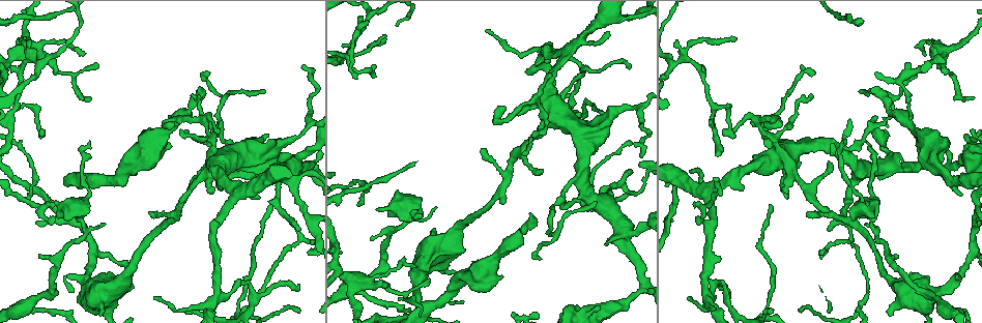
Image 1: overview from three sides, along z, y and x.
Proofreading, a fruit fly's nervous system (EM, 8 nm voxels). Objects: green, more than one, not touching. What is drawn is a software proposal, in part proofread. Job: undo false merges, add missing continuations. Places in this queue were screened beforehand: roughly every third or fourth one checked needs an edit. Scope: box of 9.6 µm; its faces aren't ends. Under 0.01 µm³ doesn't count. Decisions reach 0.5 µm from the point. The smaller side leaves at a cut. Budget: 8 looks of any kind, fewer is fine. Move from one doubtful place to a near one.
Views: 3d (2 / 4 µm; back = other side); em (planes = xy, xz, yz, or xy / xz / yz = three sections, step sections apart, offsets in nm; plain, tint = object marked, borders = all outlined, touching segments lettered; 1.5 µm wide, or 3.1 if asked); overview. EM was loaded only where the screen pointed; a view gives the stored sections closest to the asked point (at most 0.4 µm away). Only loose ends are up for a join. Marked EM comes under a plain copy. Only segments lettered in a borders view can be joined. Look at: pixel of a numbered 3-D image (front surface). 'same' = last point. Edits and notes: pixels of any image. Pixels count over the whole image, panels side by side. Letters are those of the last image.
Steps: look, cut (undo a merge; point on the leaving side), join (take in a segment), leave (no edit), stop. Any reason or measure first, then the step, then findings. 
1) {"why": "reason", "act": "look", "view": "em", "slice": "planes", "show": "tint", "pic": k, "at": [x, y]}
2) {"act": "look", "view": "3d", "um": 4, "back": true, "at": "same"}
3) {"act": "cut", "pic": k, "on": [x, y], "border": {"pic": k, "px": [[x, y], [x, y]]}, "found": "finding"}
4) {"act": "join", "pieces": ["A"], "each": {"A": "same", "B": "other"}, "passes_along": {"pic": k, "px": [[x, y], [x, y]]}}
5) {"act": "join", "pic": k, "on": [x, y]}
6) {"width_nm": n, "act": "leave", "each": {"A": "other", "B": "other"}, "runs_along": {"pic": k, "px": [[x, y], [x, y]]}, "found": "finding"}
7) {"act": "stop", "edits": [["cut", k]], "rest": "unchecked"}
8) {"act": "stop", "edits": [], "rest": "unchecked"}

{"why": "tapers out", "act": "look", "view": "3d", "um": 2, "pic": 1, "at": [772, 312]}

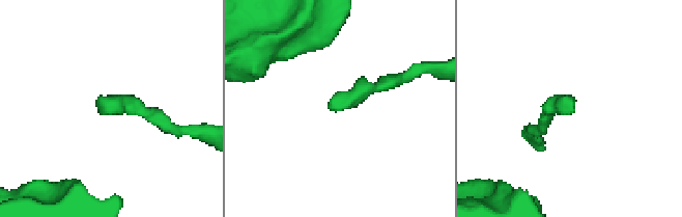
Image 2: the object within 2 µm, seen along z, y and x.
{"act": "look", "view": "em", "slice": "planes", "show": "borders", "pic": 2, "at": [100, 110]}

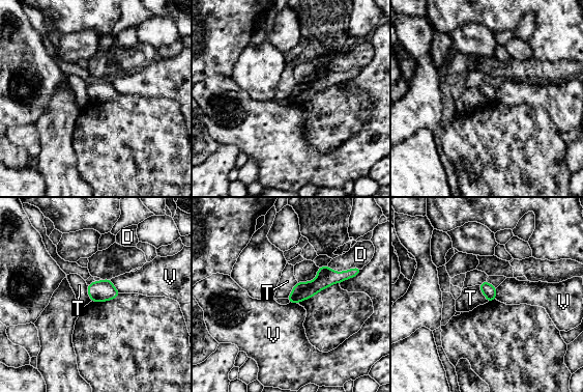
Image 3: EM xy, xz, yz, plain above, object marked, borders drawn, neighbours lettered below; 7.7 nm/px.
{"width_nm": 110, "act": "leave", "each": {"D": "other", "T": "other", "V": "other"}, "runs_along": {"pic": 3, "px": [[349, 275], [326, 277], [291, 300]]}, "found": "no lettered segment goes on from it"}

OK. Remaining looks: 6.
{"why": "branch stops here", "act": "look", "view": "3d", "um": 4, "pic": 1, "at": [890, 315]}

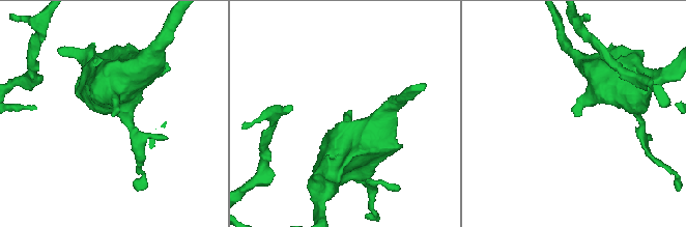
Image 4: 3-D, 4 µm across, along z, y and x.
{"act": "look", "view": "em", "slice": "planes", "show": "borders", "pic": 4, "at": [346, 113]}

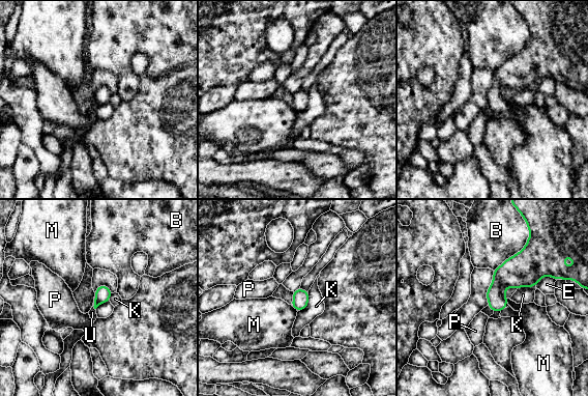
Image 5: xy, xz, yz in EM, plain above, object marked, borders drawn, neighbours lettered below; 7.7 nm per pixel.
{"act": "join", "pieces": ["U"], "each": {"B": "other", "E": "other", "K": "other", "M": "other", "P": "other", "U": "same"}, "passes_along": {"pic": 5, "px": [[502, 279], [497, 310], [496, 315]]}, "found": "the neuron continues"}

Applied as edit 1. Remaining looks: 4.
{"why": "an open end", "act": "look", "view": "em", "slice": "xz", "step": 8, "show": "borders", "pic": 1, "at": [813, 96]}

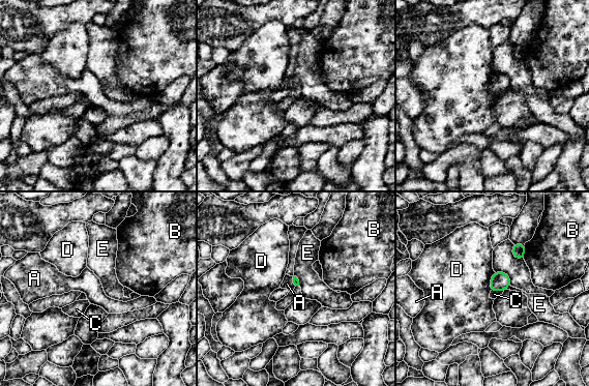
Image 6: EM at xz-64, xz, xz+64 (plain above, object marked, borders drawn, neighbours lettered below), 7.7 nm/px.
{"act": "look", "view": "em", "slice": "planes", "show": "borders", "at": "same"}

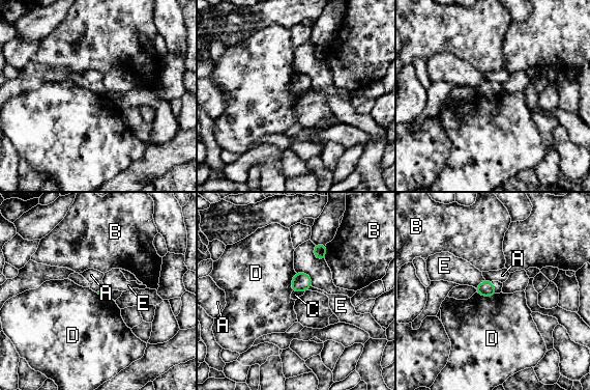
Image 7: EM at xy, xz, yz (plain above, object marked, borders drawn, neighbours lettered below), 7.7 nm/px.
{"act": "join", "pieces": ["C"], "each": {"A": "other", "B": "other", "C": "same", "D": "other", "E": "other"}, "passes_along": {"pic": 7, "px": [[301, 281], [298, 290], [295, 295]]}, "found": "the neuron continues"}

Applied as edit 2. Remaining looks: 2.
{"act": "stop", "edits": [["join", 5], ["join", 7]], "rest": "unchecked"}

